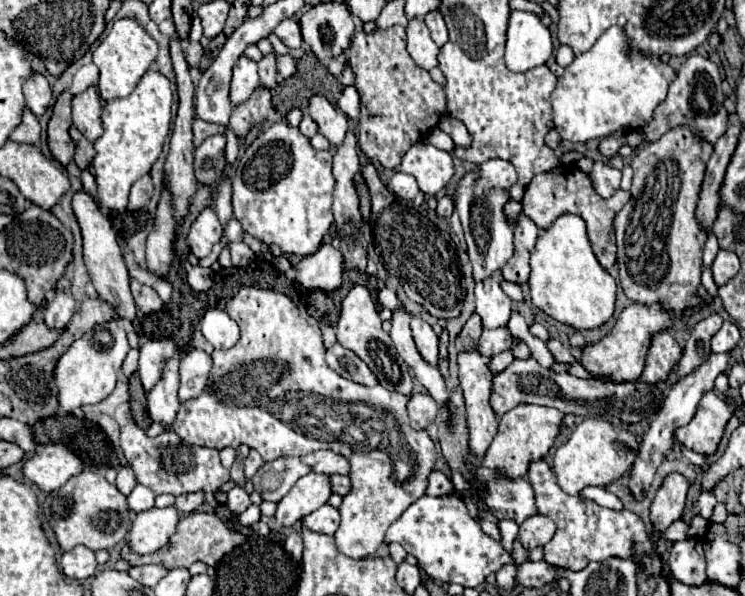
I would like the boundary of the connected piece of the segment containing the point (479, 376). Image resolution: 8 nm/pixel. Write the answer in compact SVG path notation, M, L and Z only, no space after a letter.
M470 350L464 354L458 354L458 370L460 370L460 384L464 390L466 400L466 412L468 412L468 428L470 428L470 450L476 456L484 456L494 434L498 428L498 416L490 406L490 394L492 394L492 378L496 372L490 370L490 358L484 358L478 350Z

